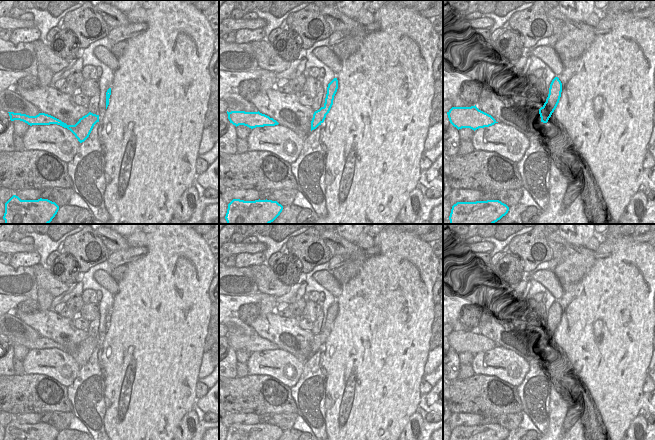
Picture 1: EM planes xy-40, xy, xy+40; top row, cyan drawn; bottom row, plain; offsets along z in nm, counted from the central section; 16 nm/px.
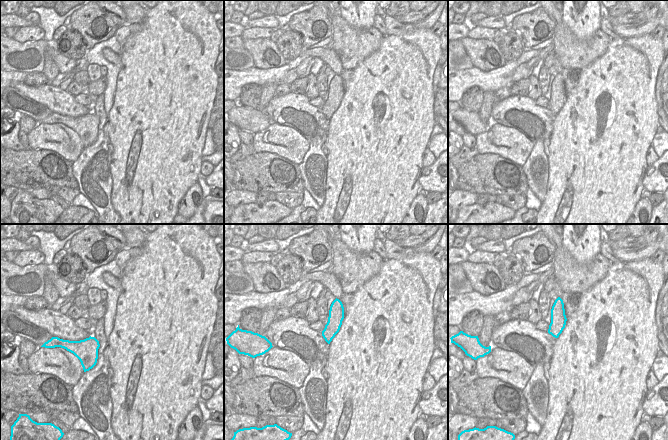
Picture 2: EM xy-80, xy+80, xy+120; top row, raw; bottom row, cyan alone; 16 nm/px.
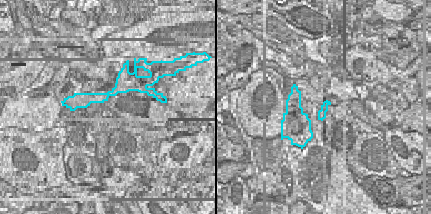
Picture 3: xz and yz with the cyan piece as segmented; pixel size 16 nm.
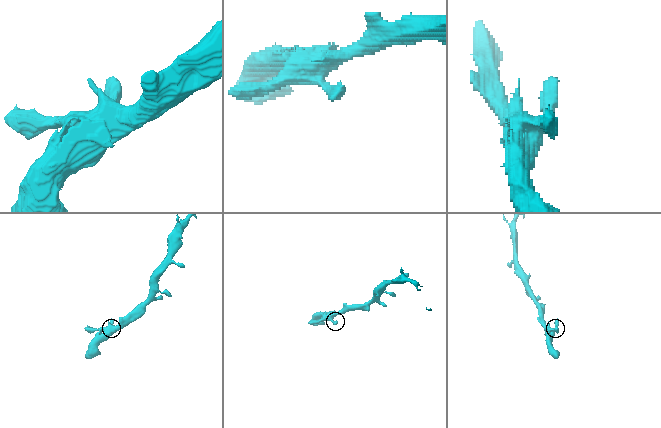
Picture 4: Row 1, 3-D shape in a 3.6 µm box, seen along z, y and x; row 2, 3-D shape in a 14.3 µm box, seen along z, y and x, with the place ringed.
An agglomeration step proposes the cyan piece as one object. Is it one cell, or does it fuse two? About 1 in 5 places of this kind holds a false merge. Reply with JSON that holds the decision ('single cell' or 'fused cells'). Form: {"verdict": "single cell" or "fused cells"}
{"verdict": "single cell"}

